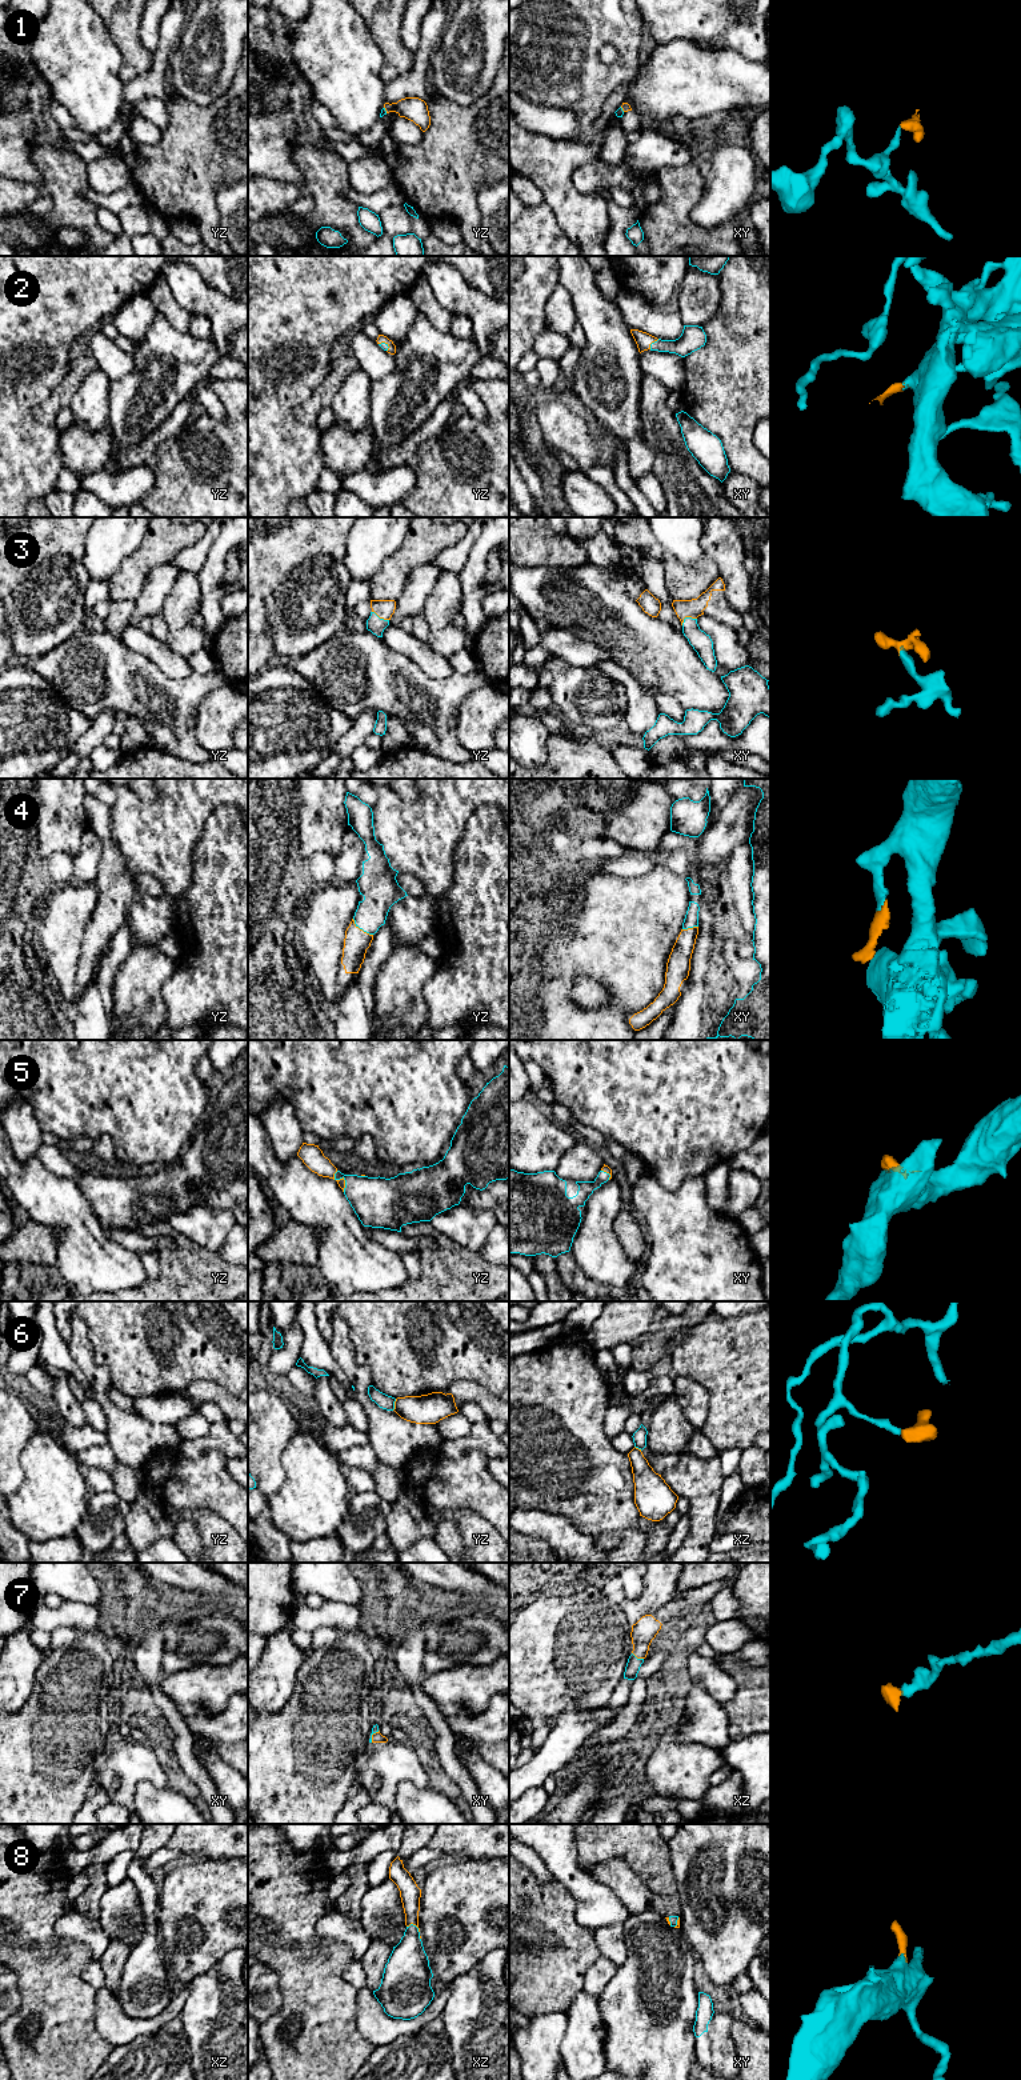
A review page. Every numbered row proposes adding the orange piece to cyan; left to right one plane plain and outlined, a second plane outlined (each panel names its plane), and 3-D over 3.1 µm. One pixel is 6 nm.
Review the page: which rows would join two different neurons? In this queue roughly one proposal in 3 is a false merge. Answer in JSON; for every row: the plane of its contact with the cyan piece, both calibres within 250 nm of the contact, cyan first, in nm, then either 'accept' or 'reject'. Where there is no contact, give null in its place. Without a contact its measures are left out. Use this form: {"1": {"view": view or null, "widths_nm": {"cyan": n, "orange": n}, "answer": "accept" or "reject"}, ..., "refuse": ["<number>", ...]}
{"1": {"view": "yz", "widths_nm": {"cyan": 30, "orange": 140}, "answer": "accept"}, "2": {"view": "xy", "widths_nm": {"cyan": 140, "orange": 90}, "answer": "accept"}, "3": {"view": "xy", "widths_nm": {"cyan": 120, "orange": 120}, "answer": "accept"}, "4": {"view": "yz", "widths_nm": {"cyan": 220, "orange": 150}, "answer": "accept"}, "5": {"view": "yz", "widths_nm": {"cyan": 280, "orange": 50}, "answer": "accept"}, "6": {"view": "yz", "widths_nm": {"cyan": 90, "orange": 180}, "answer": "reject"}, "7": {"view": "xz", "widths_nm": {"cyan": 90, "orange": 150}, "answer": "accept"}, "8": {"view": "xz", "widths_nm": {"cyan": 260, "orange": 120}, "answer": "accept"}, "refuse": ["6"]}

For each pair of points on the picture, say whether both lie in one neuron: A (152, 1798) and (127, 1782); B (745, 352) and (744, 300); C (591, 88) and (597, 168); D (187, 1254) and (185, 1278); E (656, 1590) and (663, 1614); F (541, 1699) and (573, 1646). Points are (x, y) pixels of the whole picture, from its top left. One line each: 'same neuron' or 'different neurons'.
A: different neurons
B: same neuron
C: different neurons
D: same neuron
E: different neurons
F: same neuron

